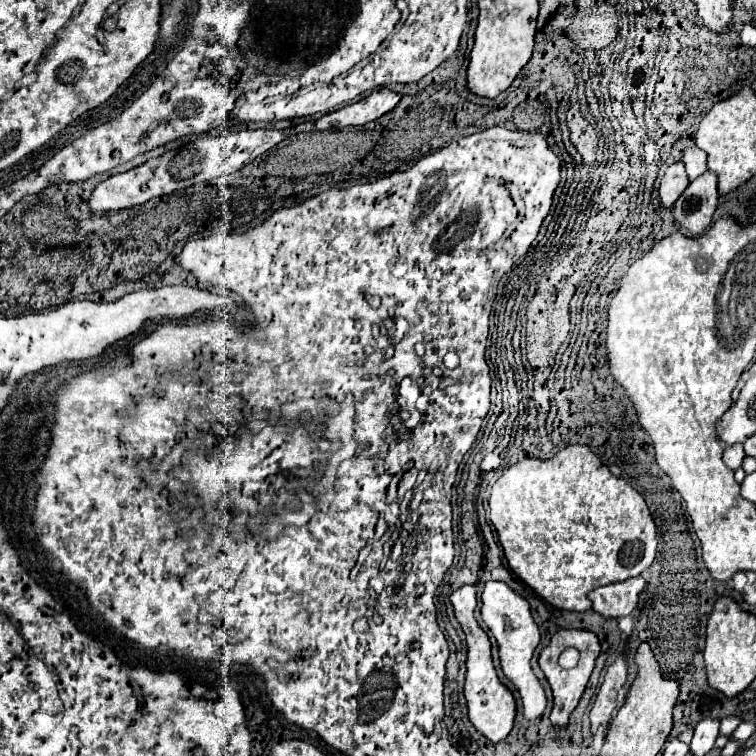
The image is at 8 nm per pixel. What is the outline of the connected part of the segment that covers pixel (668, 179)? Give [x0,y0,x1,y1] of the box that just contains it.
[659,162,689,208]

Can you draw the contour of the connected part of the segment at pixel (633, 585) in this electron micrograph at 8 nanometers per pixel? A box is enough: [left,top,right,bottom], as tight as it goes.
[589,576,645,618]

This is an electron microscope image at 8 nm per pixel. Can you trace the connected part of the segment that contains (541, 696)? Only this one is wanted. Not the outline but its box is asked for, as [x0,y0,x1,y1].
[481,580,547,720]

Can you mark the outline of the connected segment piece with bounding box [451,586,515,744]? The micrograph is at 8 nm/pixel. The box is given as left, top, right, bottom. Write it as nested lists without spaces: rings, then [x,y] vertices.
[[[461,586],[451,594],[451,604],[455,610],[455,618],[461,624],[465,638],[467,638],[467,674],[465,674],[465,698],[467,698],[467,708],[469,708],[469,720],[473,726],[487,736],[491,742],[501,742],[513,728],[515,720],[515,698],[513,694],[499,682],[497,672],[491,662],[491,642],[487,634],[479,628],[473,608],[475,608],[475,586]]]

